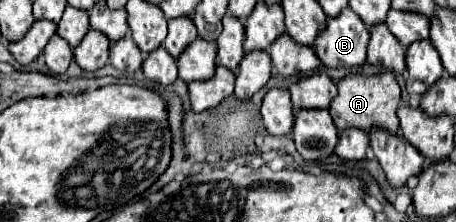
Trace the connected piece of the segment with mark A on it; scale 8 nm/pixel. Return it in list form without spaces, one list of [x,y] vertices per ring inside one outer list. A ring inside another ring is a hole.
[[[385,71],[379,75],[349,75],[339,81],[339,93],[333,99],[333,105],[329,107],[329,113],[335,121],[335,127],[339,131],[345,129],[361,129],[361,131],[371,131],[373,127],[381,127],[391,135],[399,133],[399,119],[397,119],[397,107],[401,105],[401,89],[399,83],[395,81],[395,75]]]

